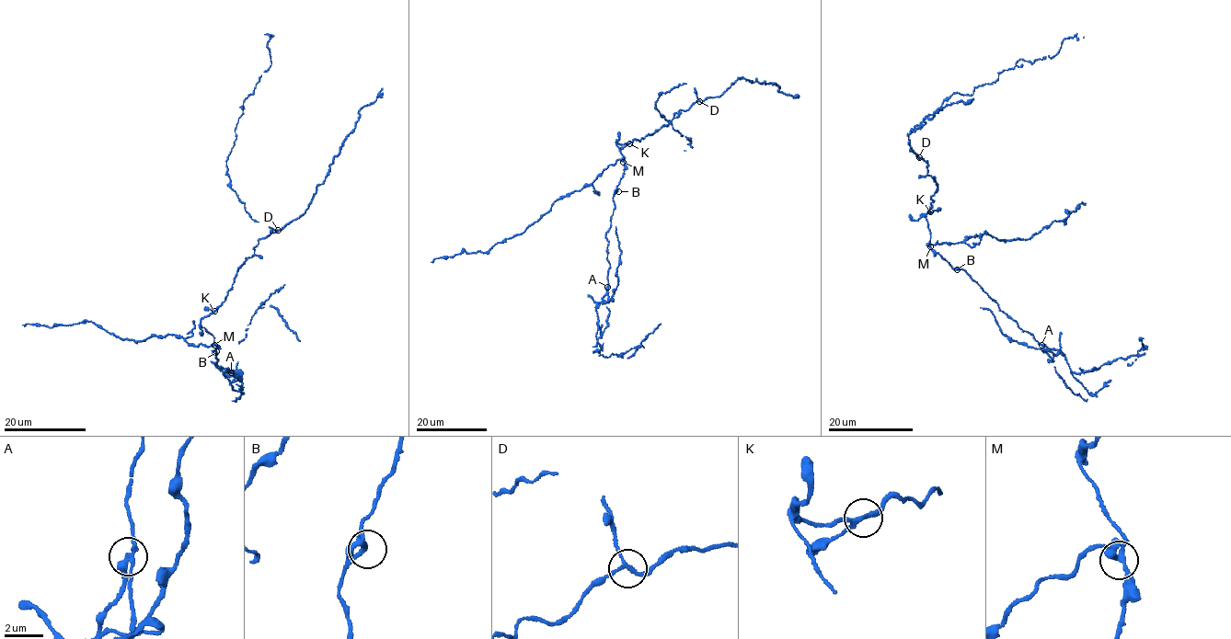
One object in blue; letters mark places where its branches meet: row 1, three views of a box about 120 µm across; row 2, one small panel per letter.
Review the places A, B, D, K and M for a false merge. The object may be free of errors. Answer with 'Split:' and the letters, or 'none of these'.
Split: A

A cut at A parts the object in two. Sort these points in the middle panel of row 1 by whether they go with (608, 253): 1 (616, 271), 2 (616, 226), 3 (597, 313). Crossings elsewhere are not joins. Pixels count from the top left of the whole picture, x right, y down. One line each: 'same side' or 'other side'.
1: other side
2: other side
3: other side

